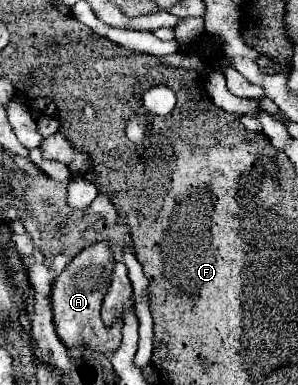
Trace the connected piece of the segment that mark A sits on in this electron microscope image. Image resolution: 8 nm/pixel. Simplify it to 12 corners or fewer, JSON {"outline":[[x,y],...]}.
{"outline":[[111,241],[75,255],[51,289],[53,323],[69,347],[109,353],[101,303],[115,265]]}

